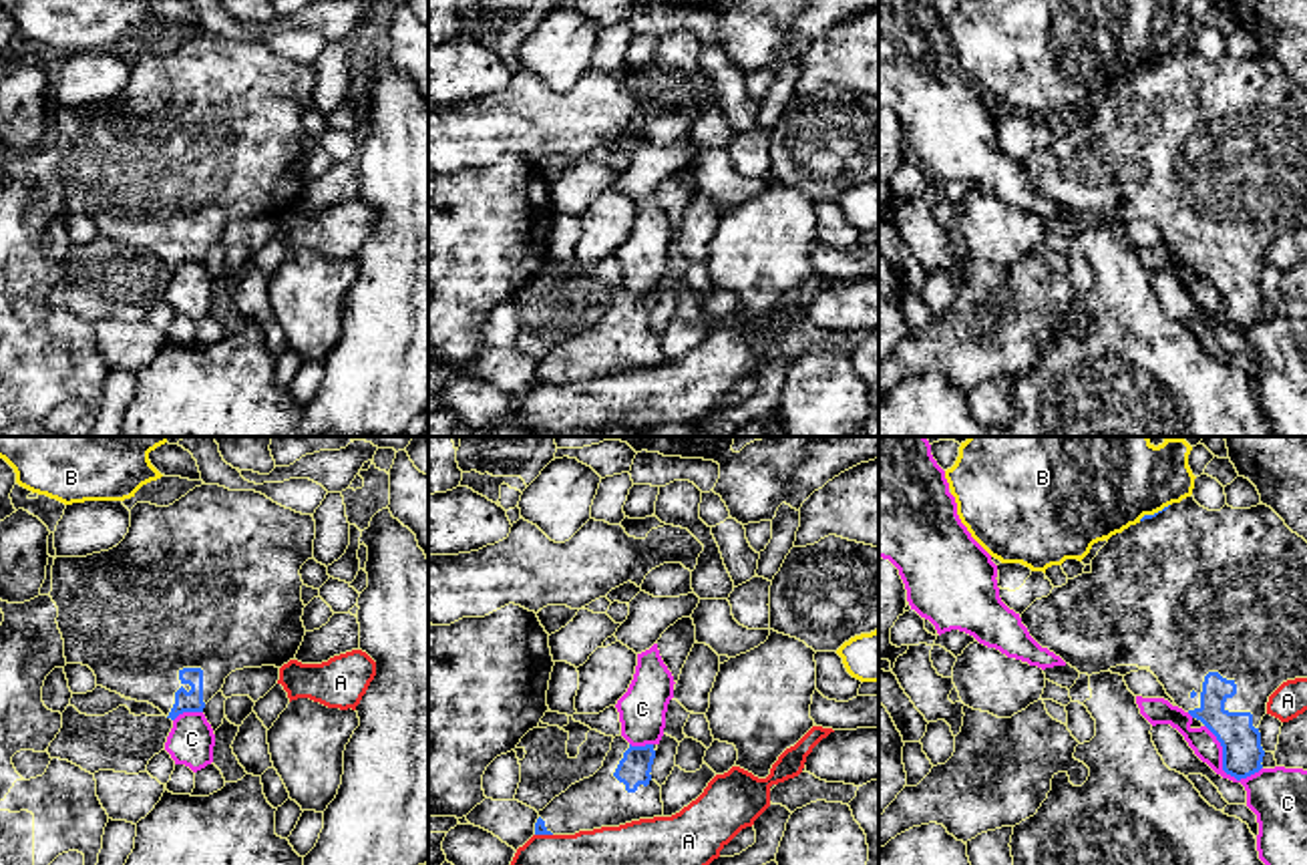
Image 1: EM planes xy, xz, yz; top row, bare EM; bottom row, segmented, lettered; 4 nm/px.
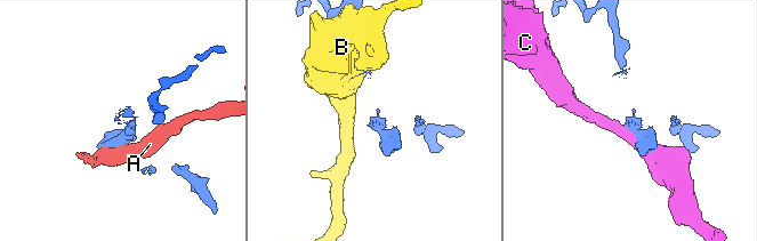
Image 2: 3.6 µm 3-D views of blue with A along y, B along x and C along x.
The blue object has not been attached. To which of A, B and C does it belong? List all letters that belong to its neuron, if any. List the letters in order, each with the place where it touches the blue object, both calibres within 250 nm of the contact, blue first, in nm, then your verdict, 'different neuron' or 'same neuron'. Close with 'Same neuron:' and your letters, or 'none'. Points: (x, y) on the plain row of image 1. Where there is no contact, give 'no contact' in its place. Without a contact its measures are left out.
A: xz (543, 383) | 50/200 nm | different neuron
B: yz (1155, 63) | 20/360 nm | different neuron
C: yz (1223, 316) | 160/220 nm | different neuron
Same neuron: none

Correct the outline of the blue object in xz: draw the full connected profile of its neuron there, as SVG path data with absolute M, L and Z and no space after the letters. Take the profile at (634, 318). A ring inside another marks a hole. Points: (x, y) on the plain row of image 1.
M615 286L603 316L555 346L535 384L575 384L664 364L662 336L651 328L658 294L631 296Z

